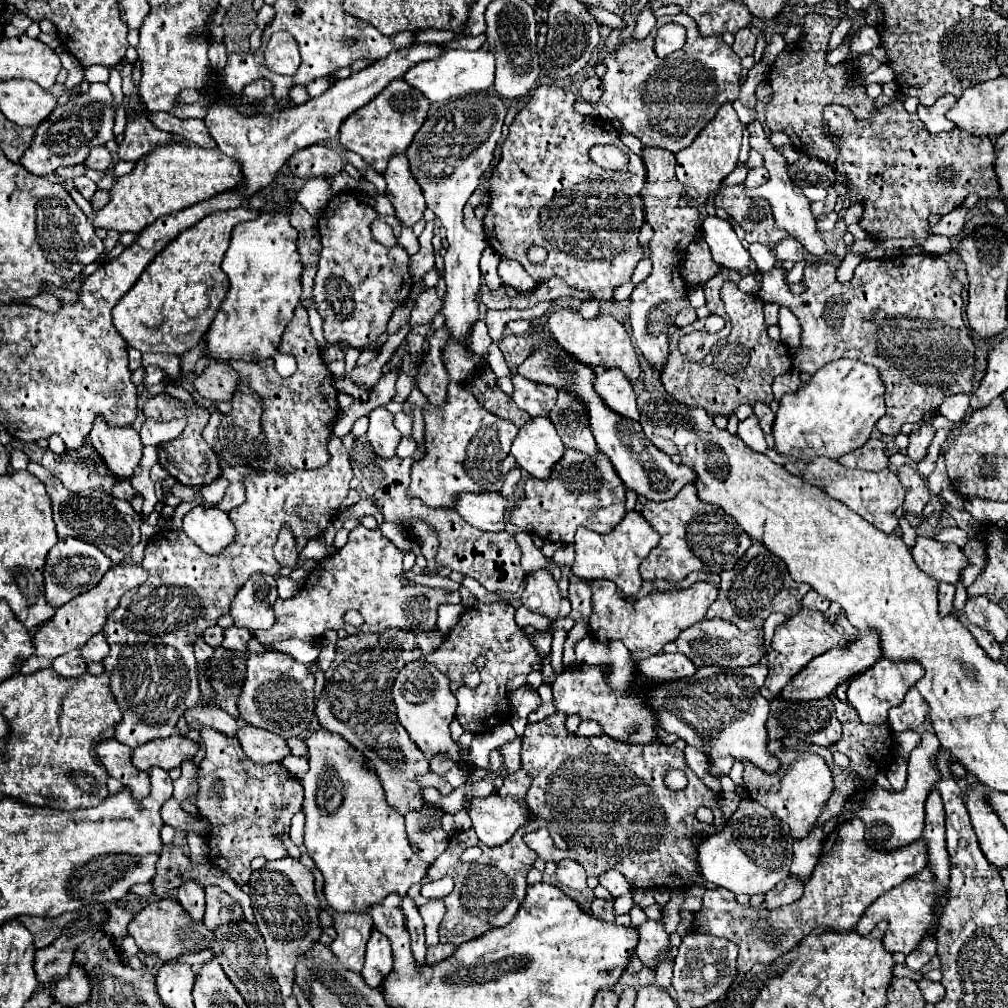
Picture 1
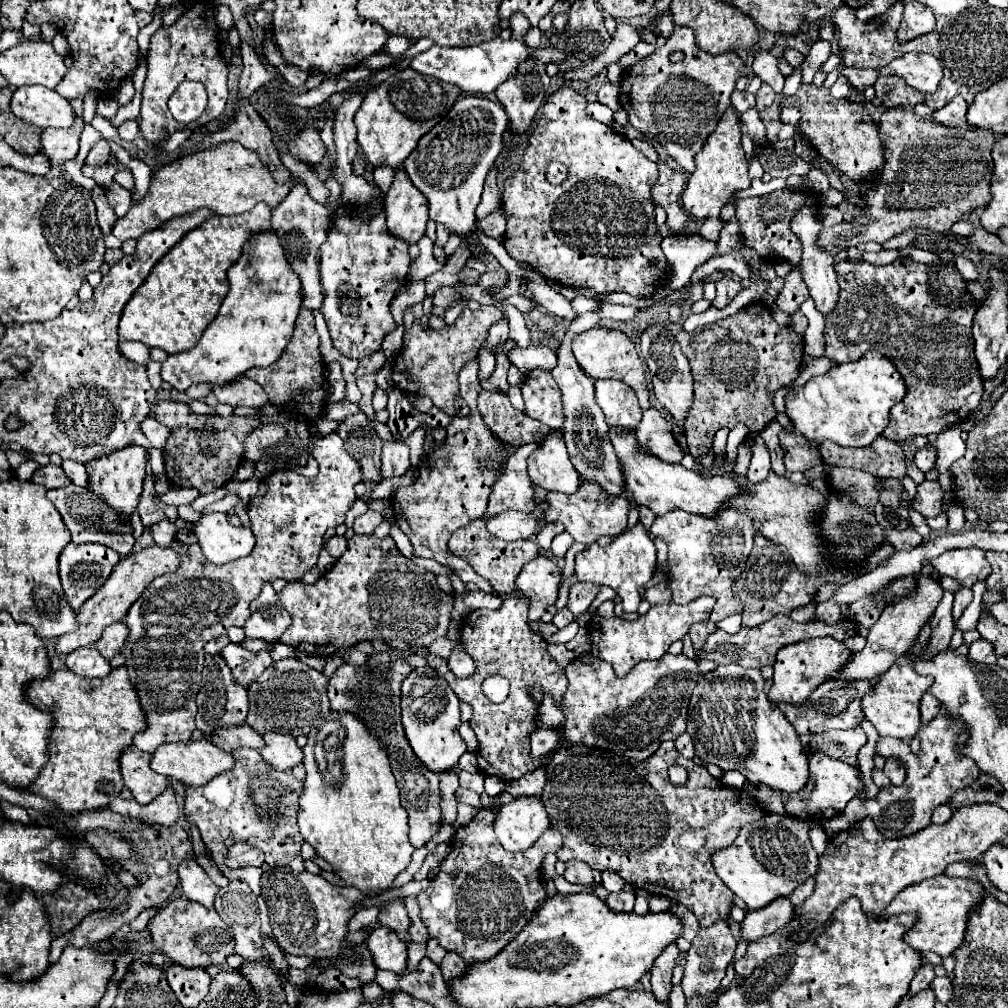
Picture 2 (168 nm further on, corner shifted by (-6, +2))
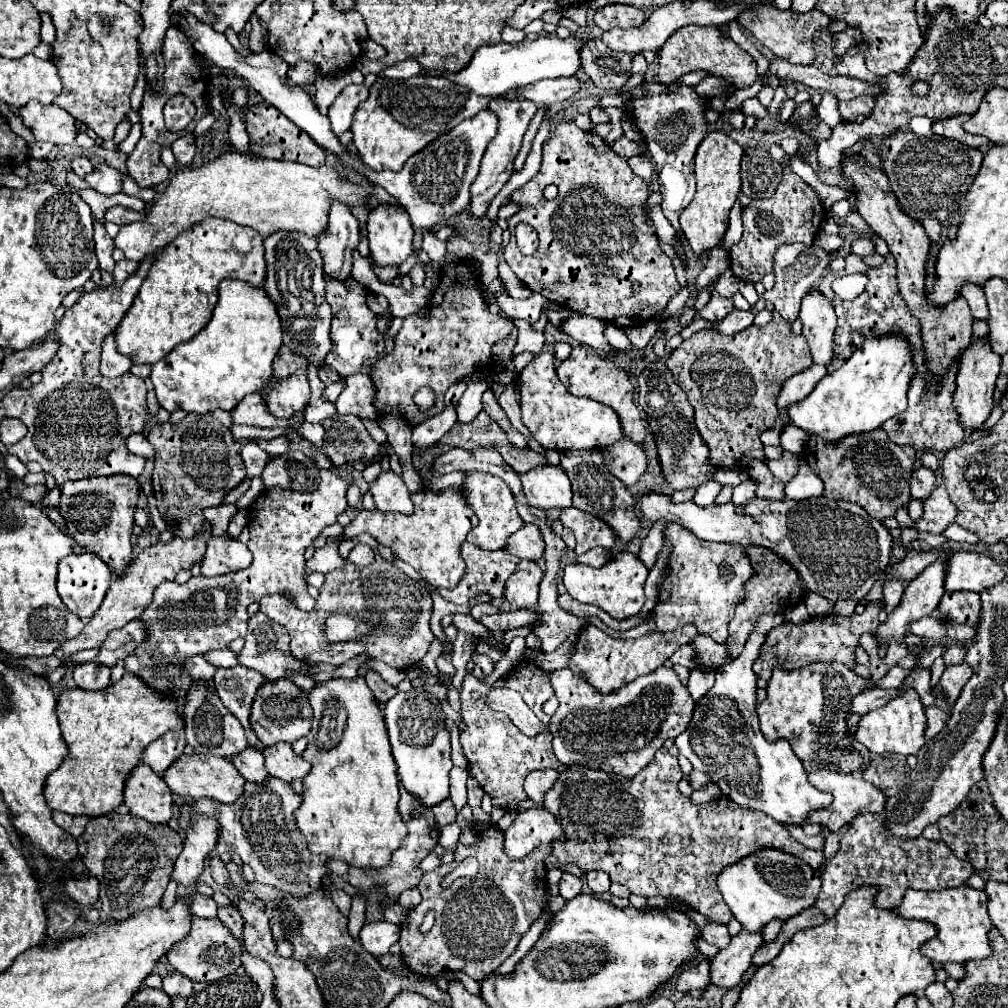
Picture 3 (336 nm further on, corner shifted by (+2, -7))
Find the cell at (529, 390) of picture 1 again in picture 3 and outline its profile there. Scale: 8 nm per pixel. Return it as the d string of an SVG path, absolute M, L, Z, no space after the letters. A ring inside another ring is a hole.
M550 351L536 355L522 369L516 385L520 391L522 423L530 429L532 437L544 449L604 449L622 437L620 419L610 407L586 397L574 397L566 393L564 385L556 377L556 361Z

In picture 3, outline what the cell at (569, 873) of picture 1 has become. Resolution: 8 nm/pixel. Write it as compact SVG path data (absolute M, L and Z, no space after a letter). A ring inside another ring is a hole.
M562 873L562 879L558 883L558 893L560 897L564 897L566 901L568 899L574 899L576 895L582 893L582 879L580 877L574 877L570 873Z

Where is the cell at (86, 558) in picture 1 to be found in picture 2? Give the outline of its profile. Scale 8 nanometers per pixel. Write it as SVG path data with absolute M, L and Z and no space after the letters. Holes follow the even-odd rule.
M68 542L60 554L60 580L62 590L68 604L78 610L110 576L112 568L120 562L120 556L112 552L112 548L104 548L102 544L72 544Z

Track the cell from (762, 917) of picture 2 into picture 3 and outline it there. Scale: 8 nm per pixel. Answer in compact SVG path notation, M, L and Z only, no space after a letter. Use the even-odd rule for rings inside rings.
M742 929L740 935L732 937L730 945L724 947L710 961L710 983L720 989L730 989L742 981L742 973L750 967L754 951L762 945L760 933L748 933Z

